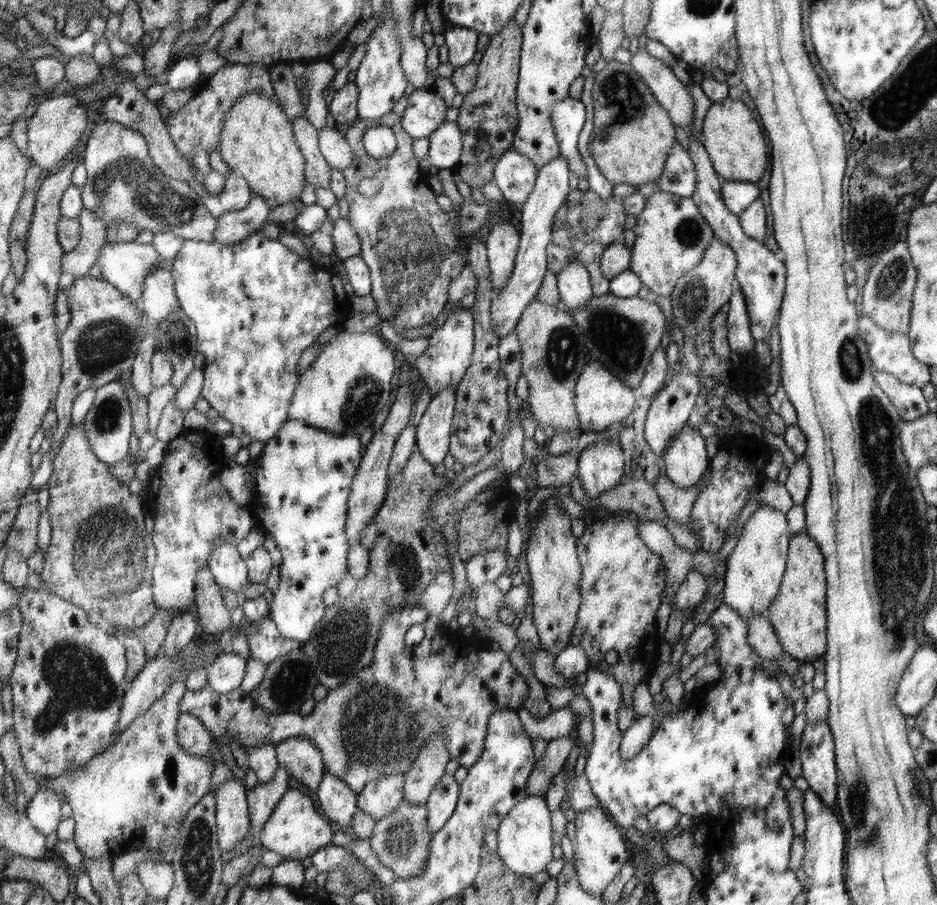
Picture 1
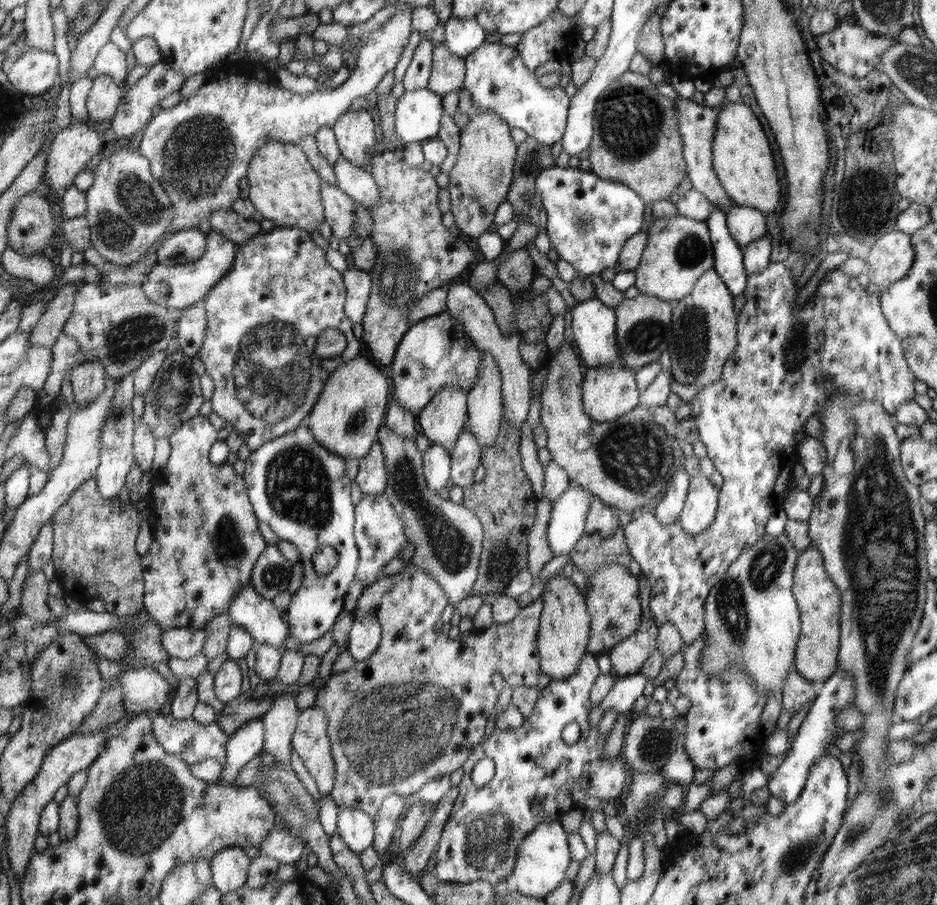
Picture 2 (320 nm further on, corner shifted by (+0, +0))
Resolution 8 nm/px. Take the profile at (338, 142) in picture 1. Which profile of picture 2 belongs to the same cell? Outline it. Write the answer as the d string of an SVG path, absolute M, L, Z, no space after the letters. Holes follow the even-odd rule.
M341 156L334 164L339 190L366 209L378 203L378 186L368 169L358 168Z

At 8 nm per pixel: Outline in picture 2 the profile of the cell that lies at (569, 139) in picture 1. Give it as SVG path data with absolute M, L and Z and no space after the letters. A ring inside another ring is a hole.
M484 42L463 57L465 64L463 88L470 94L472 108L490 110L499 114L508 126L522 128L528 137L552 146L565 133L570 97L558 85L546 88L522 60L516 47L500 42Z

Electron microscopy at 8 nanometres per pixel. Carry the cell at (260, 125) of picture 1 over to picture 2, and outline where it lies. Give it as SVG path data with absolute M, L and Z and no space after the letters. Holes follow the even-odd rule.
M270 140L255 153L248 169L246 180L246 190L249 199L252 201L254 208L261 214L265 220L274 222L277 227L296 228L299 230L319 231L320 225L326 218L326 207L322 206L323 200L320 200L320 176L316 174L314 167L308 164L307 156L298 143L276 142Z

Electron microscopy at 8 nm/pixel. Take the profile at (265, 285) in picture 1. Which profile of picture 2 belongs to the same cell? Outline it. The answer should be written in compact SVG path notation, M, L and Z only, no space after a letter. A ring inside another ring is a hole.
M275 227L271 232L261 232L256 235L256 237L250 239L249 242L244 243L242 247L239 247L238 250L236 250L235 262L234 265L232 265L232 270L228 271L228 275L226 275L226 277L205 296L205 300L201 302L201 304L204 305L207 320L206 331L204 331L204 341L202 341L202 347L200 347L197 355L205 364L205 374L210 375L210 378L212 378L215 384L214 394L209 401L212 403L213 412L216 412L220 418L224 418L224 420L232 424L234 432L244 438L244 444L248 446L251 452L254 452L262 445L266 445L268 441L283 436L283 434L291 433L292 430L299 428L301 424L305 423L306 418L311 414L311 410L317 404L333 370L336 370L339 365L345 361L352 360L360 354L362 344L360 344L358 338L353 334L352 320L346 316L345 310L343 309L345 302L346 287L342 274L326 262L324 250L320 250L320 248L312 242L310 233L296 228L285 227ZM326 328L336 328L336 330L339 330L346 336L348 346L346 346L342 354L336 355L335 357L321 357L314 352L316 338L318 338L318 334L324 332Z

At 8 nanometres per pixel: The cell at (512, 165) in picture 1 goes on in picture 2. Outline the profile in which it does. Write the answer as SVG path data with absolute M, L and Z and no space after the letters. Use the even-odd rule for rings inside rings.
M555 165L542 170L536 177L534 186L547 213L545 229L550 237L551 250L556 252L560 259L570 263L579 274L601 275L604 270L612 269L619 262L623 247L635 237L636 232L641 232L646 204L638 192L624 183L602 179L599 175L579 168L561 168Z

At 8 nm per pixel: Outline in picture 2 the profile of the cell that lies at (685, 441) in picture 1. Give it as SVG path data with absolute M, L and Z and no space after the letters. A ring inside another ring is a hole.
M702 473L689 480L688 495L677 522L686 535L696 536L715 522L719 491Z

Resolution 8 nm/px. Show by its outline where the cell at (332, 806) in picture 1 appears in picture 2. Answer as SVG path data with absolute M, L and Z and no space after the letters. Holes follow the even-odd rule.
M338 807L336 834L343 839L357 855L373 846L374 820L359 809Z

